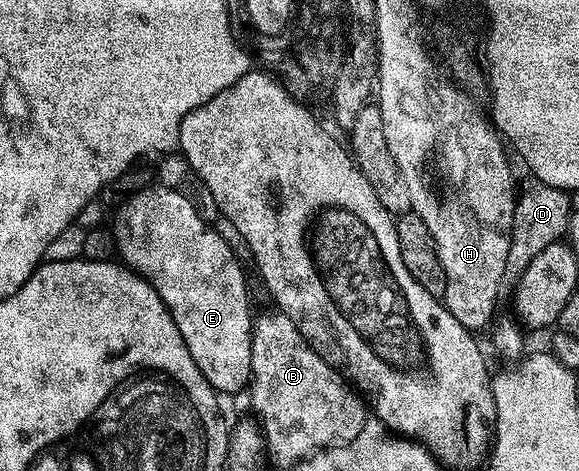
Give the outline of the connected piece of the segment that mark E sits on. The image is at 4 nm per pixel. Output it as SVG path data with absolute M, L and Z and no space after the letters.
M150 186L133 193L118 205L117 211L113 231L118 255L123 255L122 263L157 290L173 322L177 322L177 330L181 330L181 338L185 338L185 346L189 346L189 354L193 354L197 370L205 374L216 393L239 392L242 388L244 391L251 383L253 311L247 301L247 280L243 277L243 268L230 242L215 226L203 220L197 210L193 210L189 198L162 186Z

